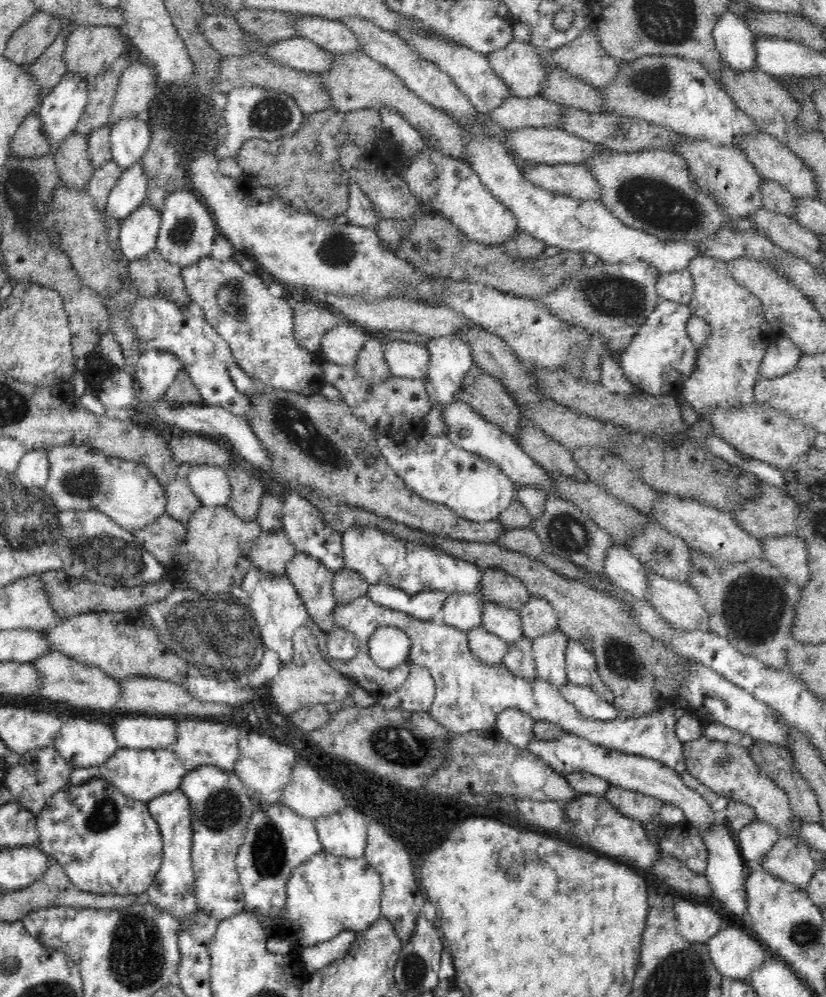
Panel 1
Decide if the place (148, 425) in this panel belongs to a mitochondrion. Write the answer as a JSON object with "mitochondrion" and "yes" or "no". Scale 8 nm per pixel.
{"mitochondrion":"no"}

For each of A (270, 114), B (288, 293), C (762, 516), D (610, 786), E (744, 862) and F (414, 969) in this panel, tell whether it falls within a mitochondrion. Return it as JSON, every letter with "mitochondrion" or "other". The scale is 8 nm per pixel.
{"A":"mitochondrion","B":"other","C":"other","D":"other","E":"other","F":"mitochondrion"}

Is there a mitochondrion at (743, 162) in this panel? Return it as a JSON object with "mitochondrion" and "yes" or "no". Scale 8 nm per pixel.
{"mitochondrion":"no"}

